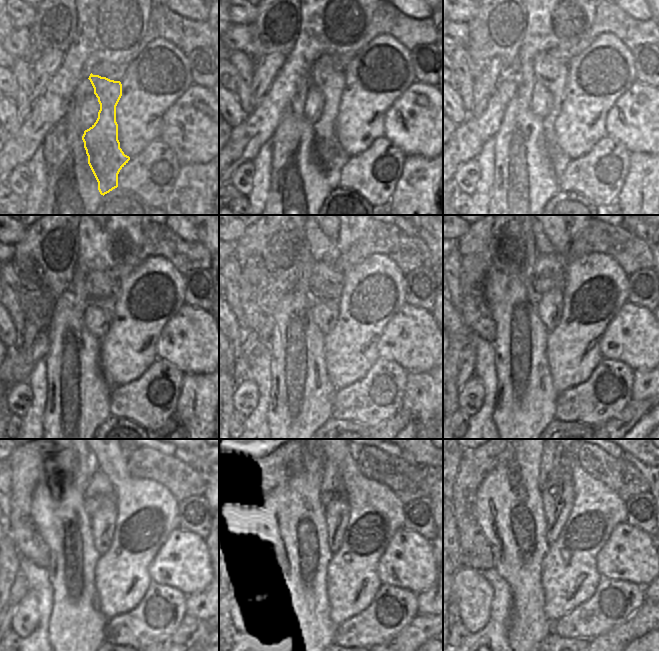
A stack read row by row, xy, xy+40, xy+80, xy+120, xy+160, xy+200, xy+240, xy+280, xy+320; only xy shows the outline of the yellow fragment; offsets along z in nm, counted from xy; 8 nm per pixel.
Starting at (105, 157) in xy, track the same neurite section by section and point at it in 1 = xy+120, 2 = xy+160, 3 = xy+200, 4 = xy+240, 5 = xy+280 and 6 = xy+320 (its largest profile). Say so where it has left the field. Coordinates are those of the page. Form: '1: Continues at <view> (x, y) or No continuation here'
1: Continues at xy+120 (102, 290)
2: Continues at xy+160 (326, 282)
3: Continues at xy+200 (549, 273)
4: Continues at xy+240 (99, 486)
5: Continues at xy+280 (331, 479)
6: Continues at xy+320 (546, 461).

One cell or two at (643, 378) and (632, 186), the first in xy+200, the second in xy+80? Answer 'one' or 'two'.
one

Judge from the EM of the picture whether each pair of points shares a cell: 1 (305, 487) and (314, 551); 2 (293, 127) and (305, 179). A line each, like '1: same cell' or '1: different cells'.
1: same cell
2: same cell

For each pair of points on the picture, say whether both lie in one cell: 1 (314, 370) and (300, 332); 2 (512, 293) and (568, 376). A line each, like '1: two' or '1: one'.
1: one
2: two

